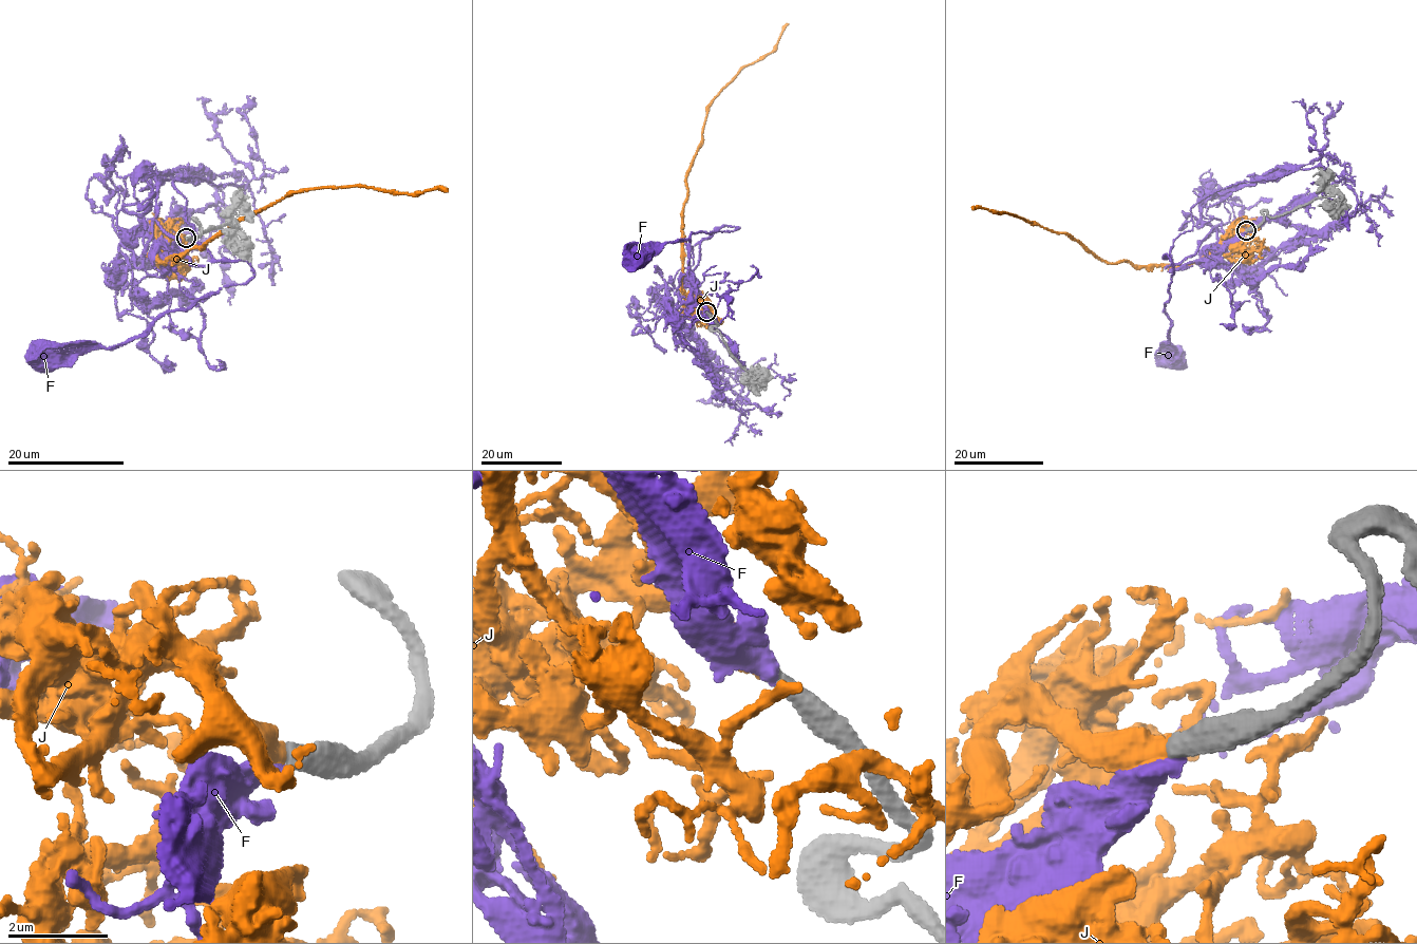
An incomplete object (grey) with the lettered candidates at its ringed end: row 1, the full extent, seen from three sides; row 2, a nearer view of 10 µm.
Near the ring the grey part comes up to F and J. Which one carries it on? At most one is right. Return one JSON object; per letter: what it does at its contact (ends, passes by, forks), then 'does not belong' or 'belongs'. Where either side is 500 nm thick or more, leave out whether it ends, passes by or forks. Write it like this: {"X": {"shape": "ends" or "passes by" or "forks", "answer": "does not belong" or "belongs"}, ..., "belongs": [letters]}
{"F": {"shape": "ends", "answer": "does not belong"}, "J": {"shape": "ends", "answer": "belongs"}, "belongs": ["J"]}

